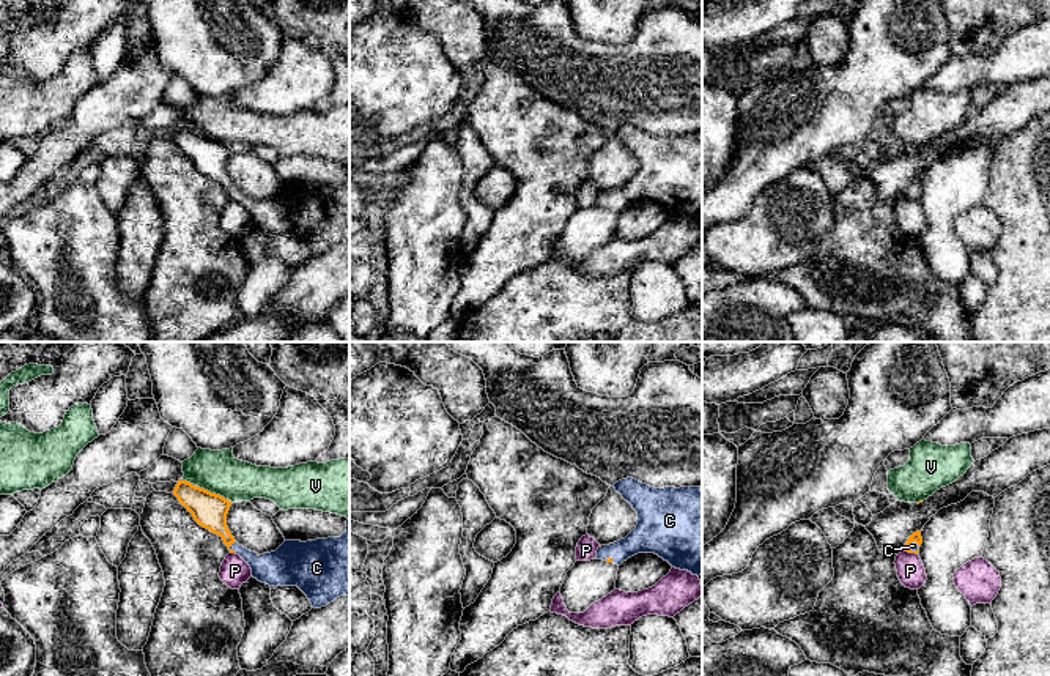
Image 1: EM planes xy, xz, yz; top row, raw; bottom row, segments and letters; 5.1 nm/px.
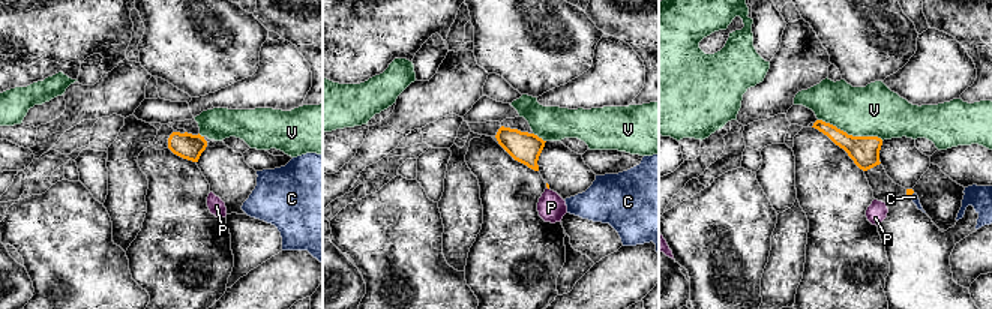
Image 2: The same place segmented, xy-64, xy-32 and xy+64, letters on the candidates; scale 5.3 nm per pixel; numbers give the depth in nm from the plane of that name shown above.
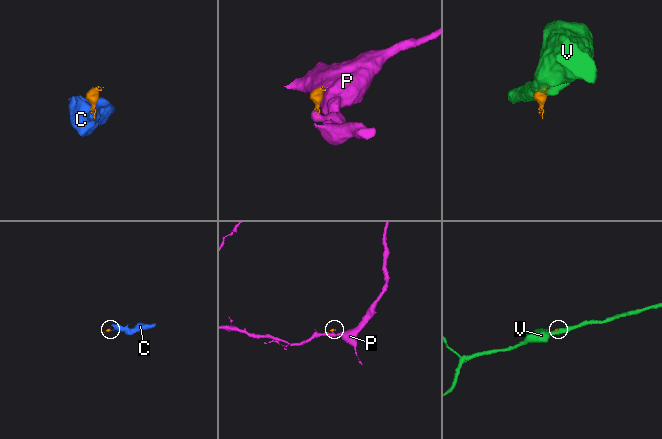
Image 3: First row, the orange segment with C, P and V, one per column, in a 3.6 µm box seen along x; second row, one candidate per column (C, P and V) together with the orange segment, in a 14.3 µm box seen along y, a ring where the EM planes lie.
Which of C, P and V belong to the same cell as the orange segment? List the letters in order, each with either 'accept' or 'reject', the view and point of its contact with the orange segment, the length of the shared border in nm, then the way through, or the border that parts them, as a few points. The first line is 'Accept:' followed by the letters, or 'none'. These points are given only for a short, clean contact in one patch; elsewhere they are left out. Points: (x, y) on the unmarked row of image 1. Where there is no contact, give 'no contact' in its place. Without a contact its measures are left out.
Accept: C
C: accept; contact xy (230, 193); length 60 nm; way xy (208, 156), (230, 193), (265, 215), (273, 216)
P: reject; contact yz (910, 199); length 80 nm; border yz (904, 196), (916, 202)
V: reject; contact xy (214, 141); length 200 nm; border xy (197, 133), (232, 148)

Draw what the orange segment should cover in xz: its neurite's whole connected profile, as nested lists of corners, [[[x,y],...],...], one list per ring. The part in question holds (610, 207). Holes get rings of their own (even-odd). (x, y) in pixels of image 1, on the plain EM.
[[[633,124],[612,132],[617,140],[638,159],[636,175],[625,184],[597,197],[597,206],[620,213],[638,200],[655,200],[672,214],[702,222],[702,136],[701,134],[664,134],[655,136]]]

